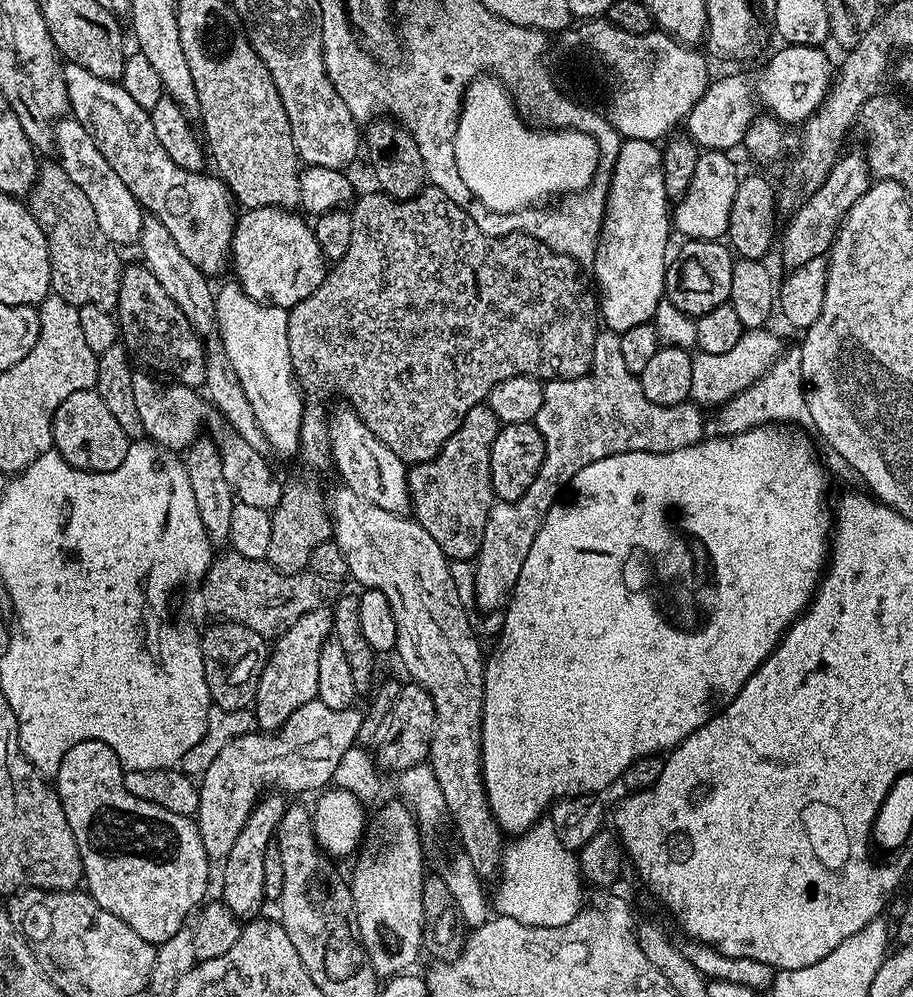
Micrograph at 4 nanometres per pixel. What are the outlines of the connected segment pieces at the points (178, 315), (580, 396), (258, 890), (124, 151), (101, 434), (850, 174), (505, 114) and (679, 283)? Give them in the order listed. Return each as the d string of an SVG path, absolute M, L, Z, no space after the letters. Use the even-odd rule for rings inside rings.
M139 266L139 268L125 267L123 269L120 277L120 293L116 299L114 312L118 317L121 329L127 330L123 333L122 340L135 353L134 360L137 365L145 364L146 367L153 368L153 370L148 369L153 373L169 372L172 375L169 377L175 378L182 384L189 386L203 385L204 375L206 374L204 345L200 337L193 332L190 322L186 320L178 306L166 296L165 290L162 290L162 286L158 284L157 279L154 278L152 273L148 272L147 268Z
M609 330L597 331L590 371L575 378L560 378L560 392L556 392L556 378L543 385L548 400L560 408L552 416L548 408L548 420L536 416L535 426L544 439L544 456L556 464L556 440L564 444L564 452L576 456L576 464L584 460L598 462L623 452L669 452L698 444L706 436L706 416L696 404L685 402L674 406L658 406L642 394L640 377L626 370L622 359L622 342L619 335Z
M264 794L252 806L252 812L246 818L238 838L234 838L234 847L231 848L227 859L223 861L224 867L224 896L222 903L230 909L235 916L252 918L257 915L260 907L266 904L264 898L264 855L273 844L276 828L282 820L286 809L285 797L280 794L268 796Z
M69 62L63 65L63 78L68 87L71 115L83 126L86 134L94 138L94 146L102 150L102 158L110 162L114 174L118 174L118 178L126 182L130 194L134 194L141 209L160 220L162 226L166 227L171 237L174 238L175 245L198 270L205 274L213 274L212 272L220 272L223 268L227 269L232 251L232 239L229 238L228 232L234 234L238 215L238 204L228 185L220 179L219 175L208 176L207 171L184 170L180 172L182 166L174 166L174 162L170 162L170 154L162 150L162 142L158 142L158 138L154 135L150 112L138 106L120 82L95 77L94 74L90 74L89 70ZM212 220L228 220L228 224L220 228L220 224L212 224ZM212 228L216 228L216 232L224 232L224 236L212 236Z
M91 388L70 394L70 398L58 406L52 419L52 442L55 451L68 465L83 472L109 472L122 466L122 458L126 458L130 443L114 414L110 414L106 402L102 402L102 398Z
M856 148L846 152L837 157L822 186L789 219L790 226L785 230L784 236L791 242L786 248L784 260L791 269L805 264L814 256L824 256L831 251L837 230L845 215L872 185L872 177L863 151Z
M492 74L480 75L469 82L453 140L458 173L471 199L476 204L480 203L481 209L529 209L544 202L542 200L547 196L583 193L585 188L592 187L596 168L600 164L600 151L590 134L571 130L541 130L533 126L518 111L504 81Z
M685 239L683 243L677 252L675 249L667 265L664 274L664 295L668 302L685 315L699 318L728 300L734 253L727 243L720 240Z

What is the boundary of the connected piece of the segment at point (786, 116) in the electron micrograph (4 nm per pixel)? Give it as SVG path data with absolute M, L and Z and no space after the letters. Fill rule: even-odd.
M787 44L768 60L756 80L756 92L767 111L784 126L803 125L816 112L832 84L834 64L828 61L823 47Z

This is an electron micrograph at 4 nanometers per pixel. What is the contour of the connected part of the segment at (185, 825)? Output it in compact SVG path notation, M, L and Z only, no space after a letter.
M78 742L61 758L61 765L54 775L54 791L60 797L66 822L70 822L70 830L80 851L80 861L84 867L82 880L85 885L88 883L88 895L98 902L98 906L122 918L122 922L126 922L126 926L130 926L138 938L159 946L185 927L193 913L205 903L210 861L202 846L195 819L170 814L170 810L162 810L162 806L154 806L154 802L134 798L134 794L124 788L124 774L124 768L118 766L116 748L111 748L105 742Z

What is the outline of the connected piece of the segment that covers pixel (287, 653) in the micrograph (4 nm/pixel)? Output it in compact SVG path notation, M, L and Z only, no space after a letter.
M323 606L306 611L271 645L270 655L260 669L260 681L254 701L255 727L273 733L283 726L290 714L301 711L306 702L316 699L318 690L318 654L333 635L332 608Z

